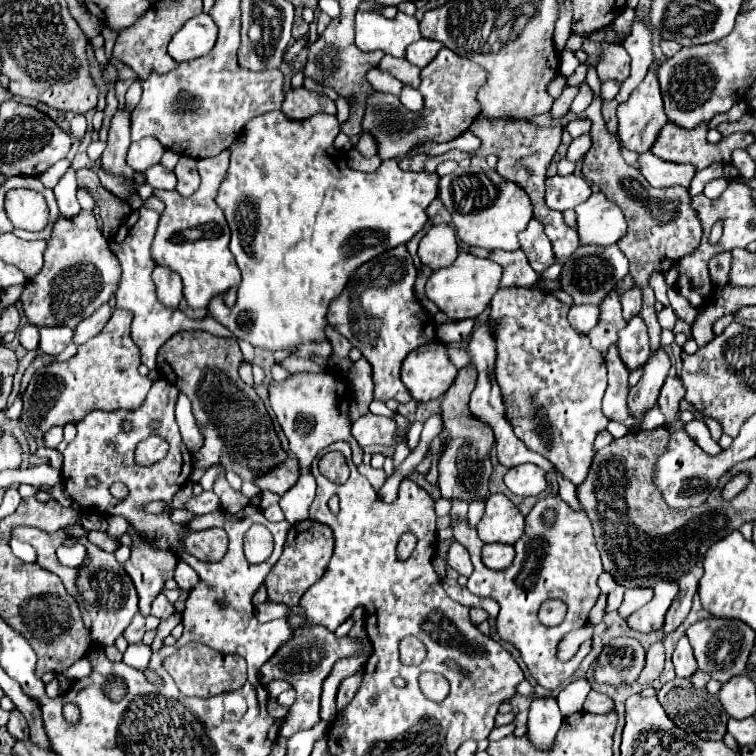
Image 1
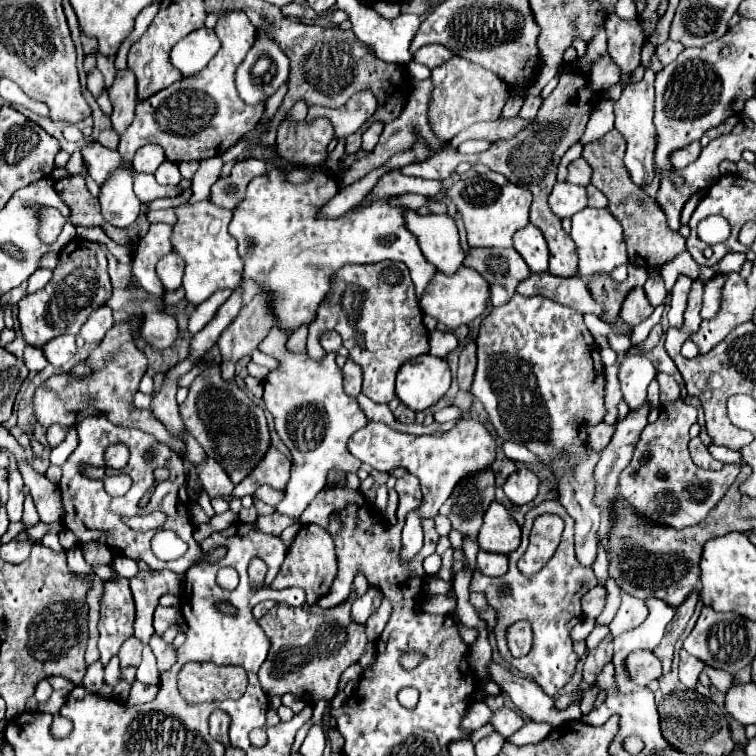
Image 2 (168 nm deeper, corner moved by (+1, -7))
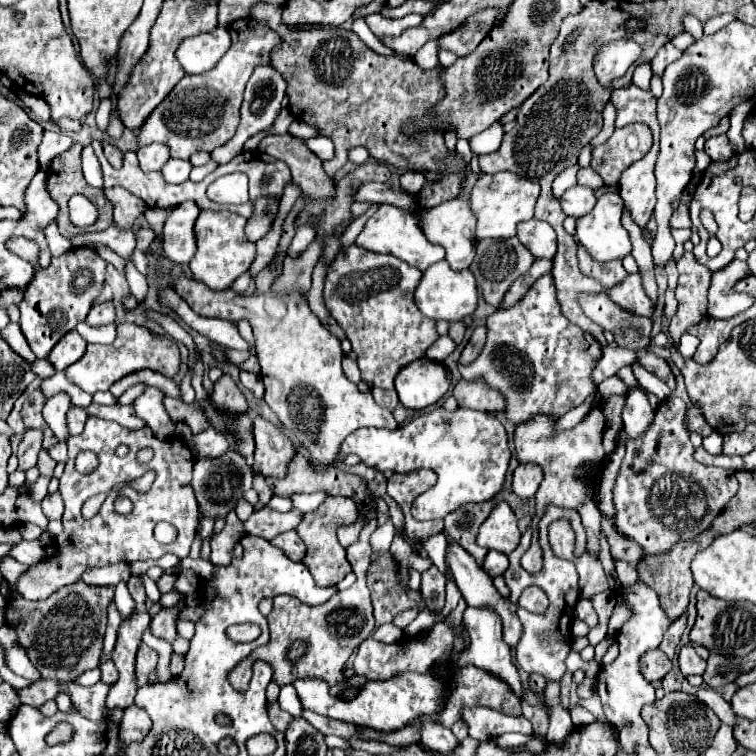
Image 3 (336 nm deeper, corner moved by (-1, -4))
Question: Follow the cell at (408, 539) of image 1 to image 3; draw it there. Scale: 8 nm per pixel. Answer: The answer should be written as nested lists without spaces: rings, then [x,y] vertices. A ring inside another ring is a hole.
[[[435,408],[433,412],[413,418],[409,424],[403,424],[393,432],[385,428],[359,428],[341,444],[341,456],[347,454],[357,454],[363,464],[377,466],[379,470],[401,474],[421,468],[435,470],[439,476],[437,484],[413,502],[411,514],[417,520],[443,518],[461,506],[481,504],[495,498],[503,488],[511,462],[503,424],[495,418],[495,414],[471,408],[457,408],[453,412]]]

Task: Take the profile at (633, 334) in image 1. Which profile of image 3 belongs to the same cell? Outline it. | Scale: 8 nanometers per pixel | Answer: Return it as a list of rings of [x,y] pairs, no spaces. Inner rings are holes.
[[[631,388],[627,392],[627,402],[623,408],[623,424],[625,424],[625,434],[629,440],[641,438],[649,426],[653,424],[655,410],[649,406],[647,394],[639,388]]]

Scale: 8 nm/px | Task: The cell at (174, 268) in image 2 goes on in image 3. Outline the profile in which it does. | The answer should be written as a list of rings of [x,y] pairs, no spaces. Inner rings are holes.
[[[185,202],[173,208],[169,218],[165,220],[165,226],[161,232],[163,250],[177,264],[187,264],[197,250],[195,232],[193,232],[193,224],[197,216],[199,216],[197,204]]]

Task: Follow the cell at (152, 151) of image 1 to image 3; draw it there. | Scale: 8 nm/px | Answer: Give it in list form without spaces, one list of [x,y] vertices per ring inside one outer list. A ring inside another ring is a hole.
[[[149,144],[137,150],[137,158],[143,170],[161,170],[169,160],[169,146],[165,144]]]

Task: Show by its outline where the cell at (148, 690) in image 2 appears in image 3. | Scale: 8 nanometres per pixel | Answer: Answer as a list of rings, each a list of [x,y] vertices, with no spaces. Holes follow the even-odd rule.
[[[135,704],[125,710],[125,720],[121,724],[119,740],[121,744],[133,744],[141,742],[151,730],[151,718],[143,708],[137,708]]]

